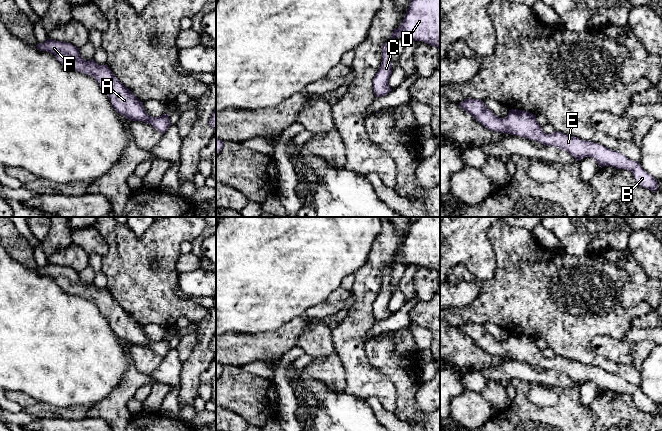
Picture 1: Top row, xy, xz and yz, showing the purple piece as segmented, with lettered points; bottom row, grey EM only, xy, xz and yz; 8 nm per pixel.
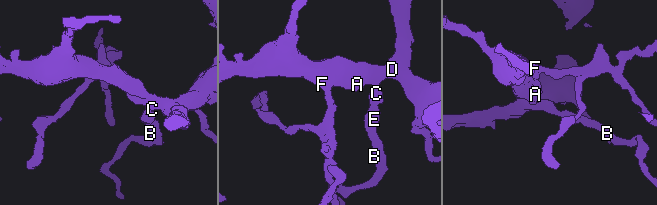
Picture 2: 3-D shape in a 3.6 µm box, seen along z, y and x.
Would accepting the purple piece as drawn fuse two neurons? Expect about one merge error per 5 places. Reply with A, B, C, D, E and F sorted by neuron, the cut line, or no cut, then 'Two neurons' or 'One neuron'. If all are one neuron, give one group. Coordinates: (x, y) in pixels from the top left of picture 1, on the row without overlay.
Groups: A B C D E F. No split. One neuron

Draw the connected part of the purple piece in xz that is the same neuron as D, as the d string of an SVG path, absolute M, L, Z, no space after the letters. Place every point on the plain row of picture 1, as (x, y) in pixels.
M419 217L410 224L401 249L382 270L382 287L373 303L375 321L385 320L392 314L389 309L392 297L390 275L396 261L406 266L422 265L440 275L440 217Z

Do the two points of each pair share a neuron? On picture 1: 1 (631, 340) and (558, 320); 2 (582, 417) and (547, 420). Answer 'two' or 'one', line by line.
1: two
2: one

